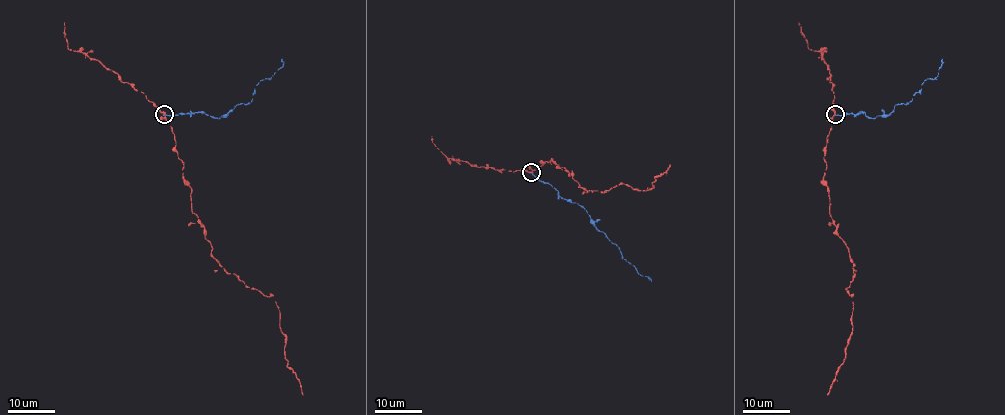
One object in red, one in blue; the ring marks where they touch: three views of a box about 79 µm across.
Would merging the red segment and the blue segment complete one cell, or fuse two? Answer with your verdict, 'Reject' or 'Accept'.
Reject

